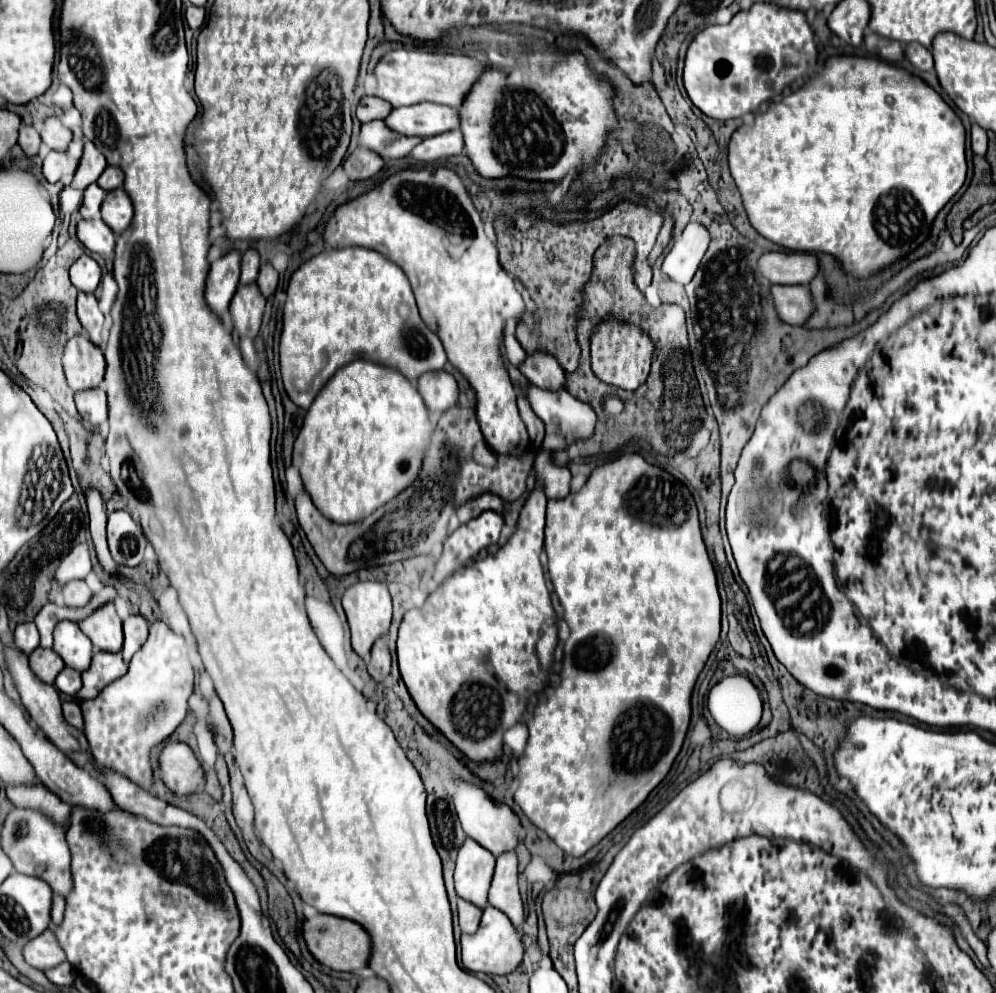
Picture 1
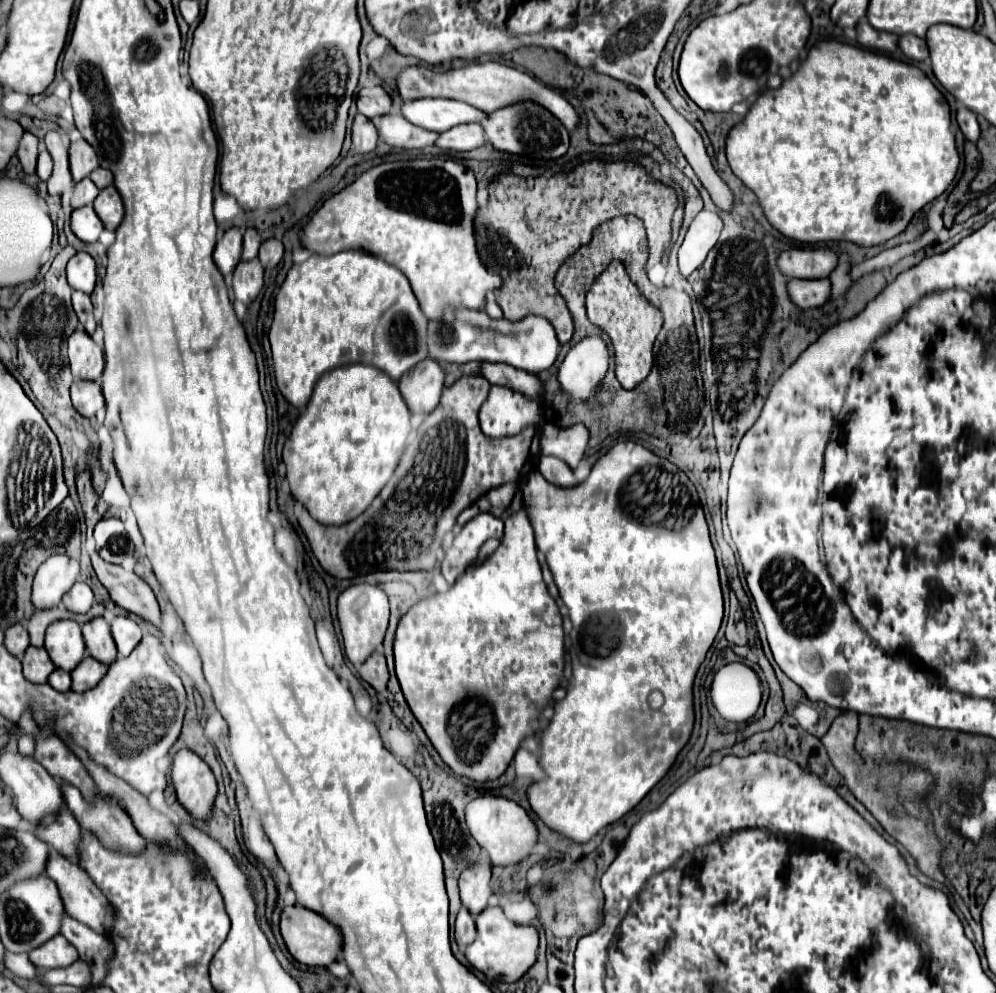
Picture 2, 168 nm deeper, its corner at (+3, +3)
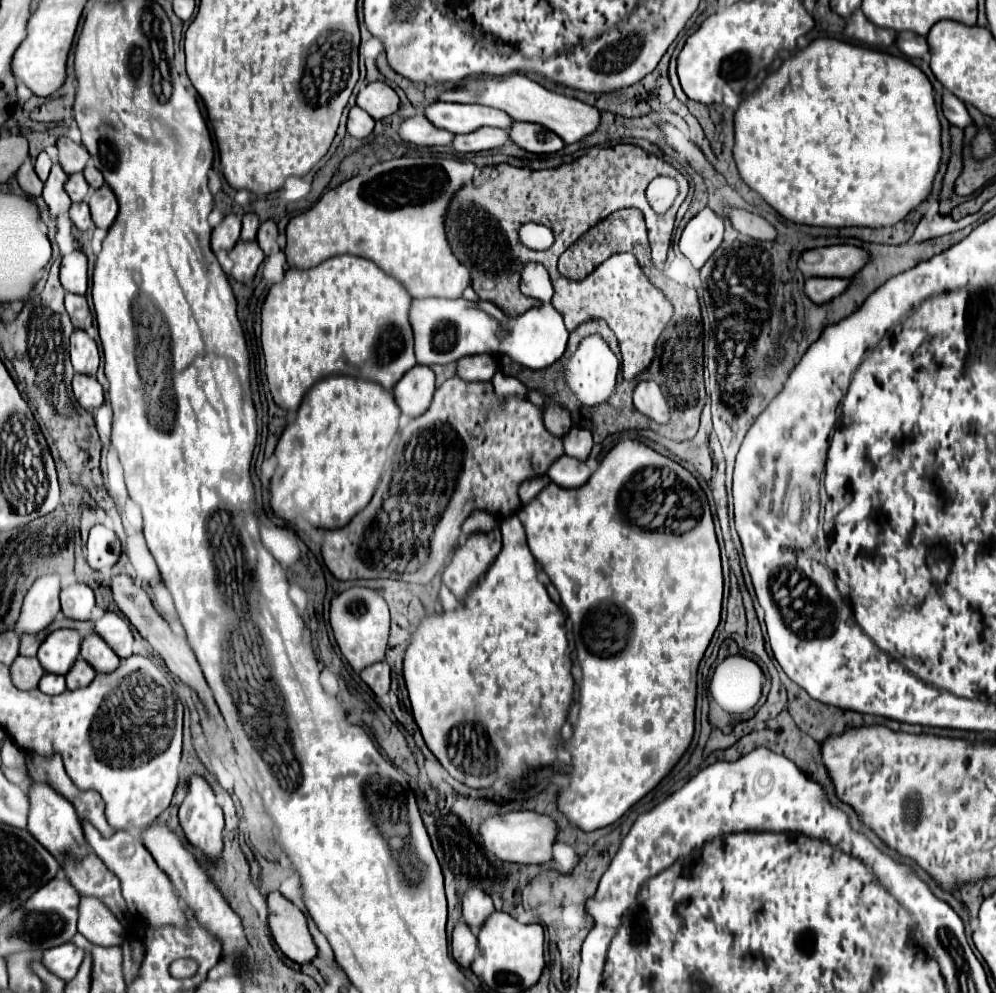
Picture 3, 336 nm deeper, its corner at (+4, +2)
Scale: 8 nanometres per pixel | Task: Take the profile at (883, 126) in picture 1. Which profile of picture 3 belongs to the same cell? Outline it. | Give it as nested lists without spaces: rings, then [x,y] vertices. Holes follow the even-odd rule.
[[[815,39],[805,49],[797,51],[787,61],[783,61],[783,65],[775,73],[767,75],[767,79],[759,85],[759,89],[749,93],[741,101],[739,109],[735,111],[733,157],[743,181],[753,191],[757,191],[773,209],[777,209],[785,219],[793,223],[821,225],[821,227],[875,227],[875,229],[895,225],[923,199],[927,199],[933,185],[933,177],[941,161],[941,123],[937,119],[933,87],[919,67],[911,65],[901,57],[851,45],[839,39]]]

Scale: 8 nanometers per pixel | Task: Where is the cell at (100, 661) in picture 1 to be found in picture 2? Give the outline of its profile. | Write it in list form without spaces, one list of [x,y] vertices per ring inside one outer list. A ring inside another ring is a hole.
[[[90,654],[70,672],[72,674],[72,690],[74,692],[86,692],[94,688],[108,672],[108,664],[92,658]]]

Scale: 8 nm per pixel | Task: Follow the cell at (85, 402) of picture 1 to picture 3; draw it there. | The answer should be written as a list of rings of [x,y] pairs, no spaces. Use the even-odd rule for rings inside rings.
[[[75,373],[73,393],[75,393],[75,399],[79,401],[79,405],[83,405],[83,409],[87,409],[87,411],[93,411],[93,409],[101,407],[101,403],[105,401],[103,387],[99,385],[99,381],[93,375]]]

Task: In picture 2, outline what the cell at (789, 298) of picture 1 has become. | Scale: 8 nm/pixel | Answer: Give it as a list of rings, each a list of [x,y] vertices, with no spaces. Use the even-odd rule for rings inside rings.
[[[790,280],[788,282],[788,296],[792,304],[796,304],[802,310],[808,308],[820,308],[830,296],[830,280]]]

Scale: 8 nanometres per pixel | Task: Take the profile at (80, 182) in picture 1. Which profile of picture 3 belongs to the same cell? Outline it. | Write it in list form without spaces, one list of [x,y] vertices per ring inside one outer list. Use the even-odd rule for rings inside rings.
[[[59,137],[57,139],[57,149],[59,149],[59,165],[67,175],[79,173],[85,169],[89,161],[89,153],[83,145],[73,143],[69,137]]]

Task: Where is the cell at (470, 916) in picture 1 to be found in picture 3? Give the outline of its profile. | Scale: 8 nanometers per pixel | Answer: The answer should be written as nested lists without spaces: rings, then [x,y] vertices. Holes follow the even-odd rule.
[[[459,923],[453,931],[451,955],[457,961],[457,965],[463,967],[463,969],[471,967],[471,963],[477,955],[477,937],[465,923]]]

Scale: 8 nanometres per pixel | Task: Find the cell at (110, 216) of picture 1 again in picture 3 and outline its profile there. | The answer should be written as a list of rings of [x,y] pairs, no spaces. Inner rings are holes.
[[[103,185],[101,189],[93,191],[91,199],[89,199],[89,209],[91,209],[91,219],[95,223],[95,227],[99,229],[109,229],[111,223],[117,217],[117,199],[115,193],[111,191],[109,185]]]

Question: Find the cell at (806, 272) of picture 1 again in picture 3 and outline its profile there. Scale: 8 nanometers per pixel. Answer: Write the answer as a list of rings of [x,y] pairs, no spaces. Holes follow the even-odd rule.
[[[833,245],[805,251],[799,269],[807,277],[853,277],[869,263],[869,251],[853,245]]]

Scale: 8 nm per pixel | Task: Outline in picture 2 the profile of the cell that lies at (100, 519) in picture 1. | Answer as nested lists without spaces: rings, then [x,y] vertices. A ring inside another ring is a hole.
[[[96,550],[90,552],[90,558],[98,580],[104,584],[110,598],[118,606],[160,626],[160,608],[158,608],[156,596],[142,578],[138,578],[130,570],[124,570],[118,564],[104,562]]]

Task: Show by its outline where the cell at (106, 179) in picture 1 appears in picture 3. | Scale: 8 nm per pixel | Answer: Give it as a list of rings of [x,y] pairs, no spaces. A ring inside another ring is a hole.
[[[91,163],[83,169],[83,175],[85,175],[87,183],[89,183],[93,189],[99,189],[99,187],[103,185],[103,175],[101,175],[101,171],[95,169]]]

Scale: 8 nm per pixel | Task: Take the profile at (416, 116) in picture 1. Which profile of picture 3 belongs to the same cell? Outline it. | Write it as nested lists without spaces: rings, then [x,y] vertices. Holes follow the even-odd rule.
[[[433,103],[423,113],[431,123],[451,133],[471,133],[479,127],[503,127],[509,129],[513,119],[499,109],[485,105],[463,105],[463,103]]]

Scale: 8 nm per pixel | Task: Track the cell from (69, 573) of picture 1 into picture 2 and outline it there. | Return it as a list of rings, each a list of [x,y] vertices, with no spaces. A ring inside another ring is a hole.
[[[66,554],[50,556],[36,572],[32,604],[36,610],[54,608],[80,576],[80,562]]]

